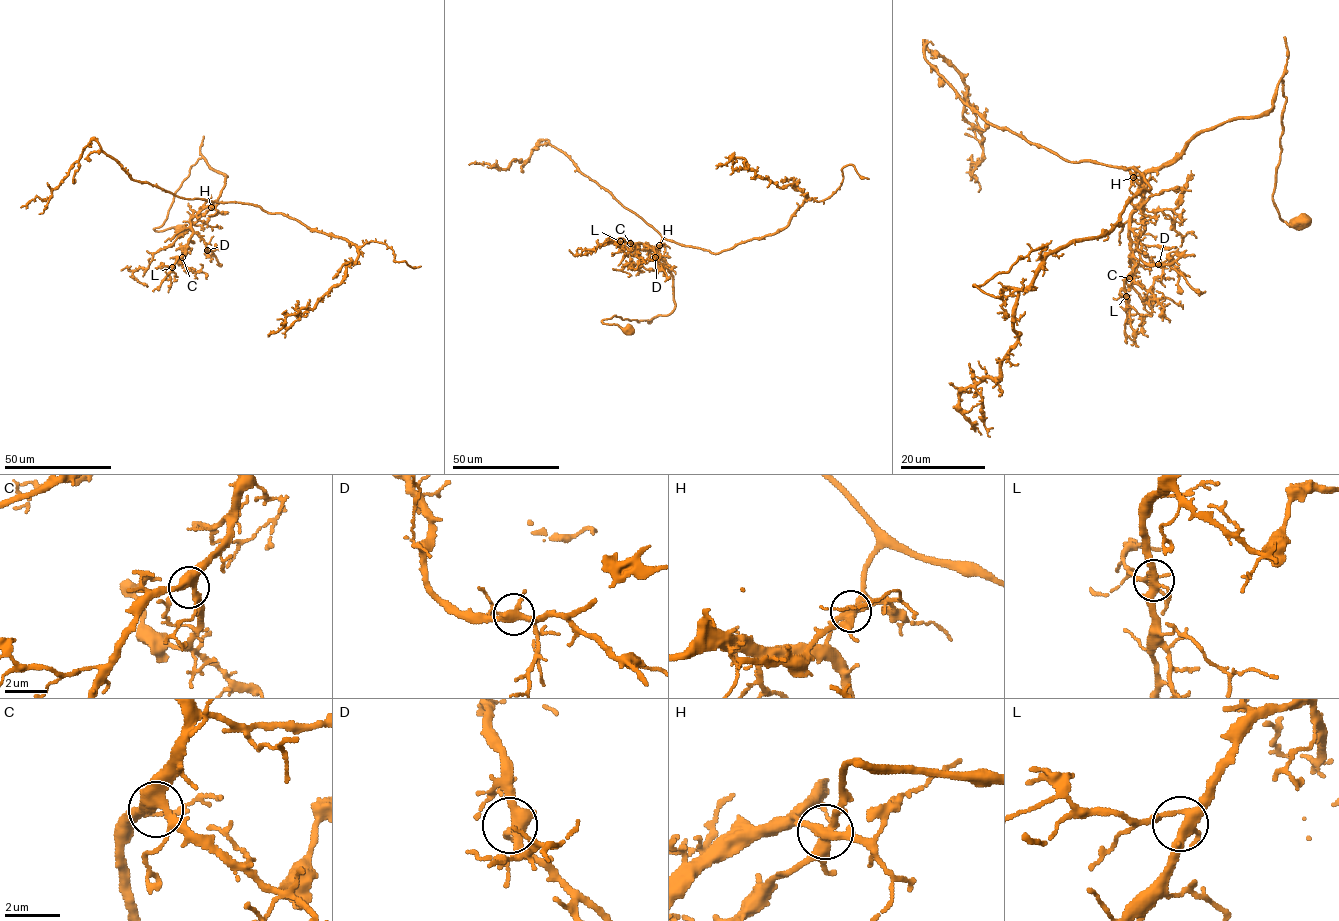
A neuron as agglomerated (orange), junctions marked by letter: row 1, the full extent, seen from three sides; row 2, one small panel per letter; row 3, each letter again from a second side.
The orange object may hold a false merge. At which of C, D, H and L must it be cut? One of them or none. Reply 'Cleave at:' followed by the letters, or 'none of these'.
Cleave at: H

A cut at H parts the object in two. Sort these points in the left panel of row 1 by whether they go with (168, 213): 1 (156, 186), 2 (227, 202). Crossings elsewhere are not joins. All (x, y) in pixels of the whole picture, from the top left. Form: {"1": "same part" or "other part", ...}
{"1": "other part", "2": "other part"}

